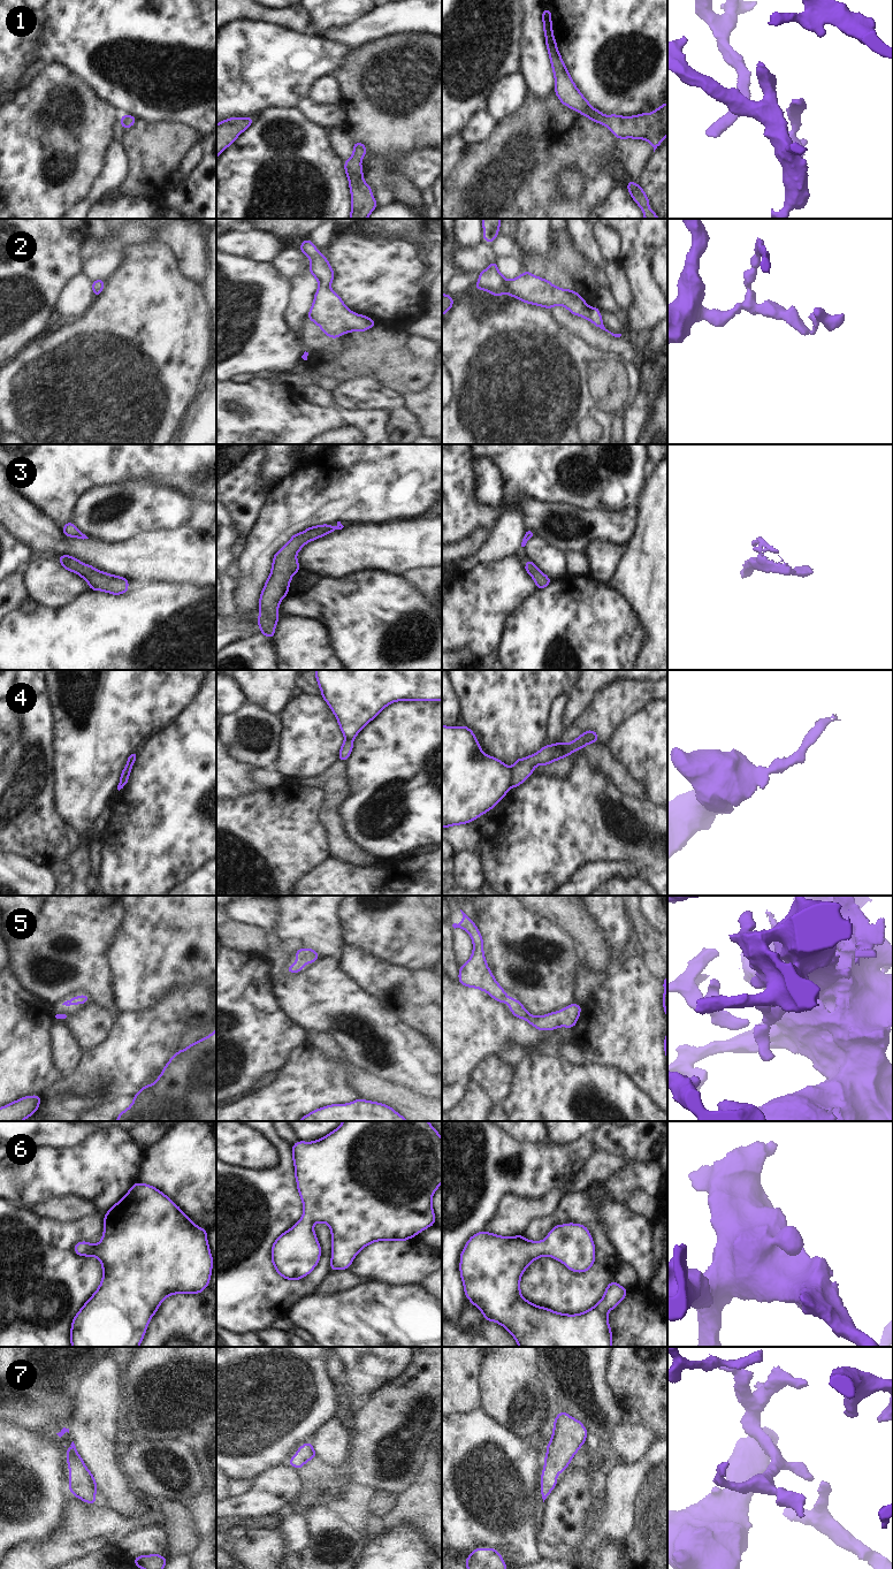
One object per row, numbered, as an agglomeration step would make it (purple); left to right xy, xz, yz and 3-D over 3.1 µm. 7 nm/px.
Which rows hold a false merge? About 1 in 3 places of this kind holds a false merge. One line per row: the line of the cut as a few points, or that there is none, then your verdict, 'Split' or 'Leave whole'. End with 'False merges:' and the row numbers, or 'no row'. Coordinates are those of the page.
1: No split. Leave whole
2: No split. Leave whole
3: No split. Leave whole
4: Split along yz (511, 769), (509, 786). Split
5: No split. Leave whole
6: No split. Leave whole
7: No split. Leave whole
False merges: 4.

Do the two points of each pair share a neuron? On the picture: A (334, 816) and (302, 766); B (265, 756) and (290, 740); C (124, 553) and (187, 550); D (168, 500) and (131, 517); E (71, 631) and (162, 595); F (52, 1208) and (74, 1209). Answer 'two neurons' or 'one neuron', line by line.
A: two neurons
B: two neurons
C: one neuron
D: one neuron
E: one neuron
F: one neuron

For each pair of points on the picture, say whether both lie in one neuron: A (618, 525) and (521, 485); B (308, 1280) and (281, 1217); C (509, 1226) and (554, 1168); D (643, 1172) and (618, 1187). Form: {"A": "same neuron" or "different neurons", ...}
{"A": "different neurons", "B": "same neuron", "C": "different neurons", "D": "same neuron"}

